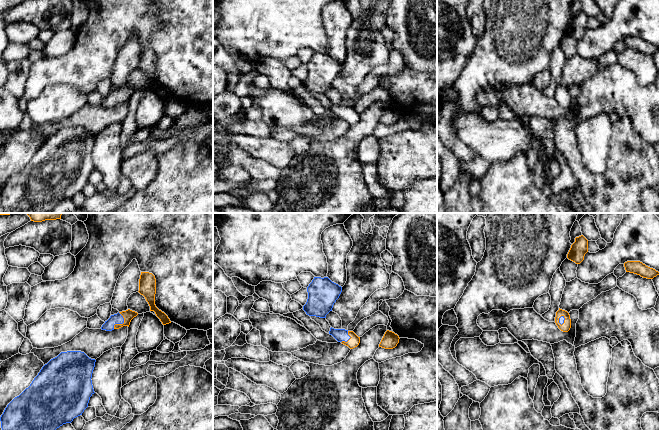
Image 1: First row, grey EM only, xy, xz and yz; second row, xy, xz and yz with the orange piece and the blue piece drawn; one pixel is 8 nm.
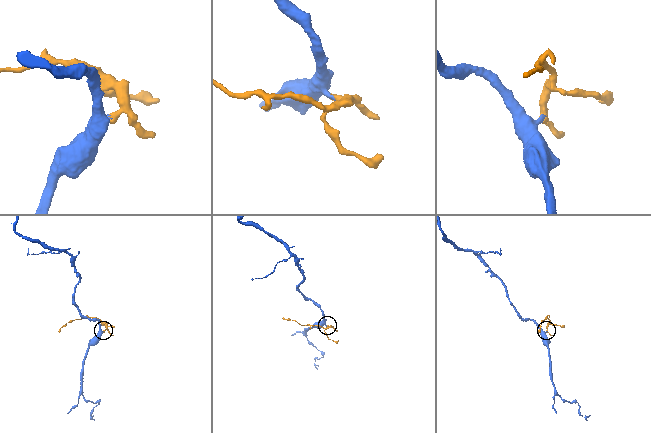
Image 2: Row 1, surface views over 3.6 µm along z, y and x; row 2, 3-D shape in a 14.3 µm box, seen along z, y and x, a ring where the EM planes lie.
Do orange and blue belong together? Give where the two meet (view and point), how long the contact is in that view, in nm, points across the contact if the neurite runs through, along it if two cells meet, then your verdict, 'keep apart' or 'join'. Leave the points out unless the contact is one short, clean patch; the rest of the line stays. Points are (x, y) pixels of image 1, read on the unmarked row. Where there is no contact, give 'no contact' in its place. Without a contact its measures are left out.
meets orange in xy at (123, 99); contact 140 nm long; runs through xy (128, 91), (123, 99), (117, 94); join

